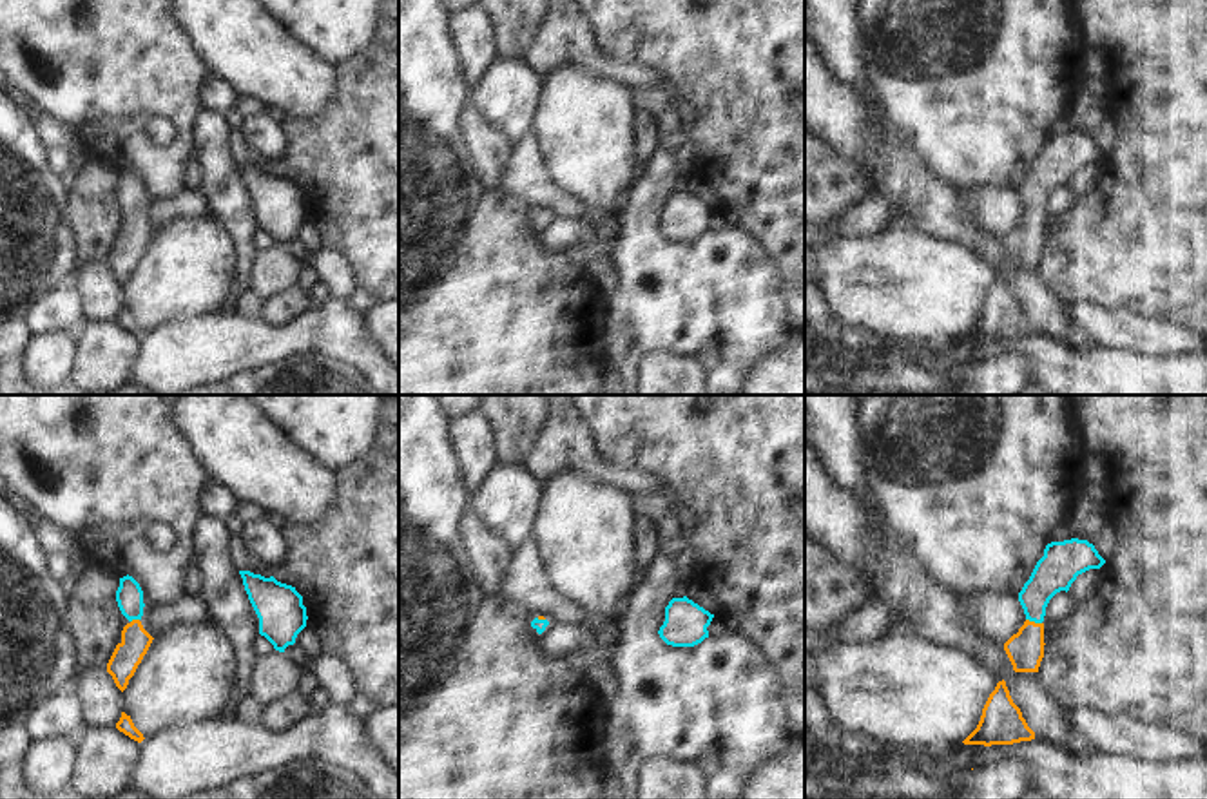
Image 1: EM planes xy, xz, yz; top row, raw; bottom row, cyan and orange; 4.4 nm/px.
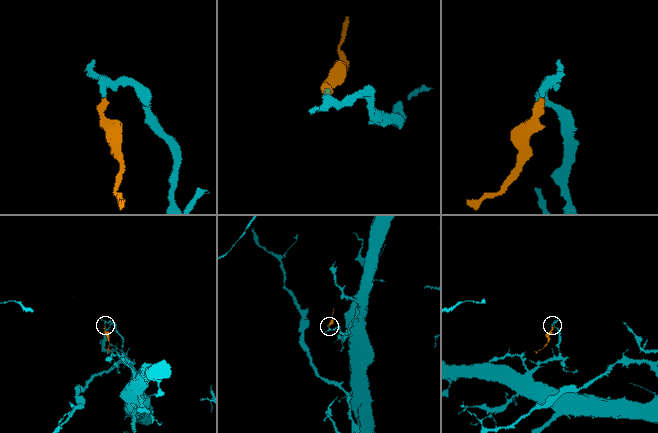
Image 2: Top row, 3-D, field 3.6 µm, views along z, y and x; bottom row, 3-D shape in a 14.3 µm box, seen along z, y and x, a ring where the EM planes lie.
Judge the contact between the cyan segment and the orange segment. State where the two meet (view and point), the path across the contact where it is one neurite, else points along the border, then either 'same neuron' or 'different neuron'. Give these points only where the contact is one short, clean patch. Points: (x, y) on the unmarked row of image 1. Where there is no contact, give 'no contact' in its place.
contact yz (1033, 214); way yz (1057, 163), (1033, 192), (1033, 214), (1024, 243); same neuron

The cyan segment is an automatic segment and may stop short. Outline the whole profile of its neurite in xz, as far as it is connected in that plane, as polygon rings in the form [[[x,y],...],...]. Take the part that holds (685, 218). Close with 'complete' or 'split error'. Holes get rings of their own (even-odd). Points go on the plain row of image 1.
[[[672,192],[665,201],[665,216],[660,221],[660,232],[672,241],[694,241],[709,232],[707,221],[714,208],[689,194]]] | complete

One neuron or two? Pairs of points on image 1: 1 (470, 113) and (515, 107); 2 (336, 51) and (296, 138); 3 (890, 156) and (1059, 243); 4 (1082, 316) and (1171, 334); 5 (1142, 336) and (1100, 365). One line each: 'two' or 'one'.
1: two
2: two
3: two
4: one
5: two

